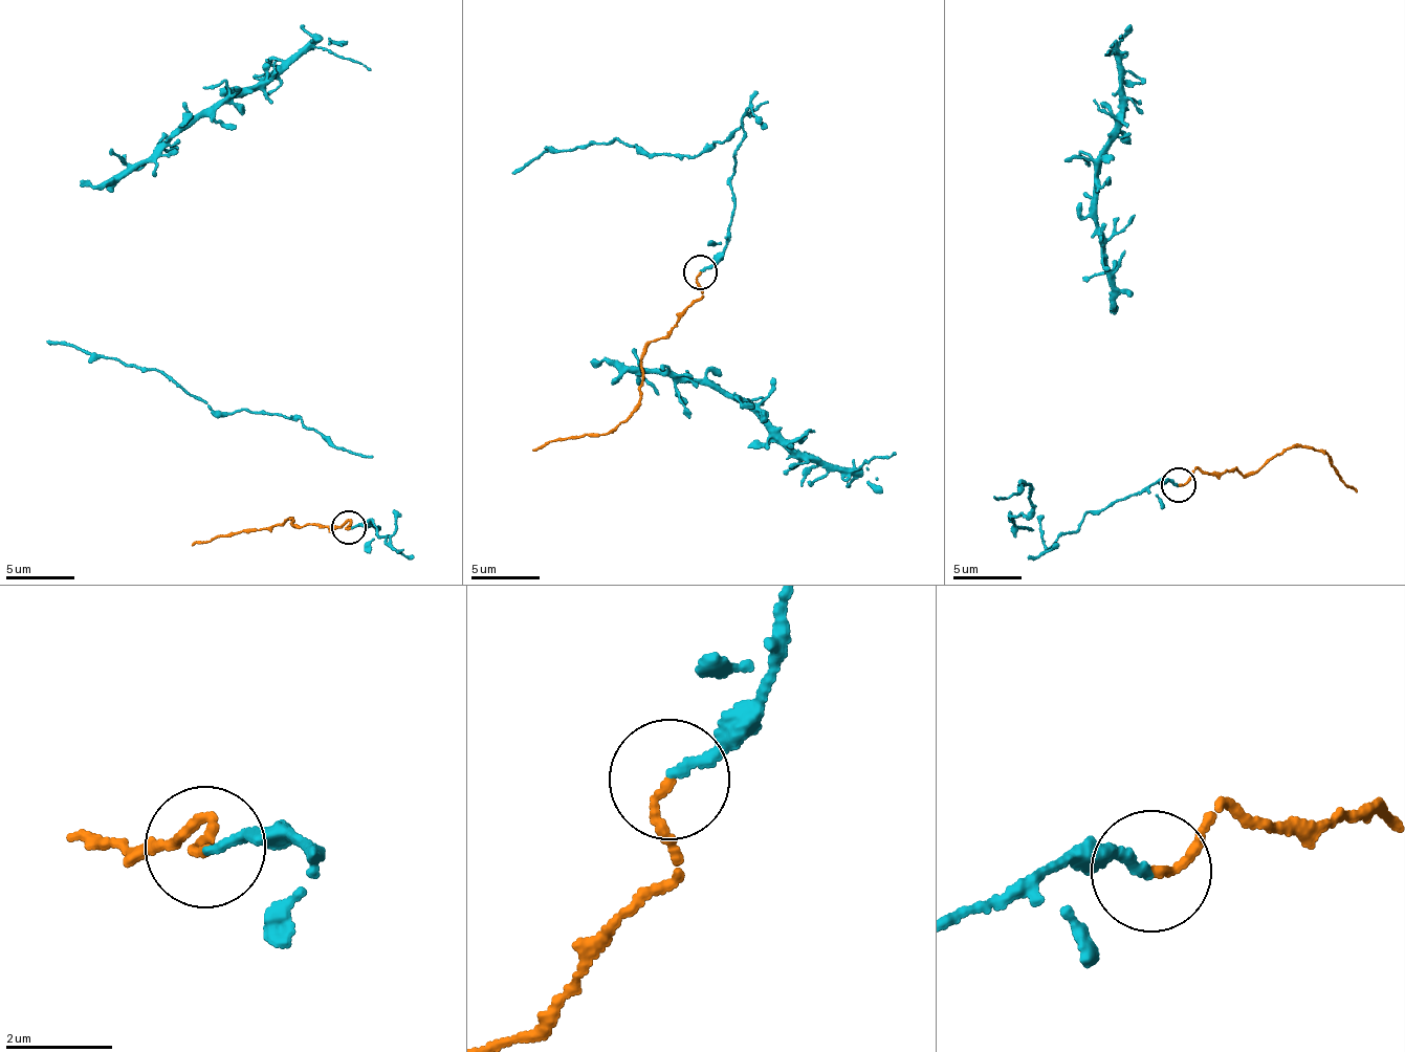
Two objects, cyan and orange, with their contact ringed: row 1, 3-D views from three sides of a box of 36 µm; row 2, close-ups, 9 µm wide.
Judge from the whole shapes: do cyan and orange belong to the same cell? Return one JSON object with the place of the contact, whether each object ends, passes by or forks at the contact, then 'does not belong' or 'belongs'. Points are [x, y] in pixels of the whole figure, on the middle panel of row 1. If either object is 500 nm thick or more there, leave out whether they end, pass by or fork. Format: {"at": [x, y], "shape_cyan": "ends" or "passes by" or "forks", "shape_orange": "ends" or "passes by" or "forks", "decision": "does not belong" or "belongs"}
{"at": [700, 271], "shape_cyan": "ends", "shape_orange": "ends", "decision": "belongs"}

